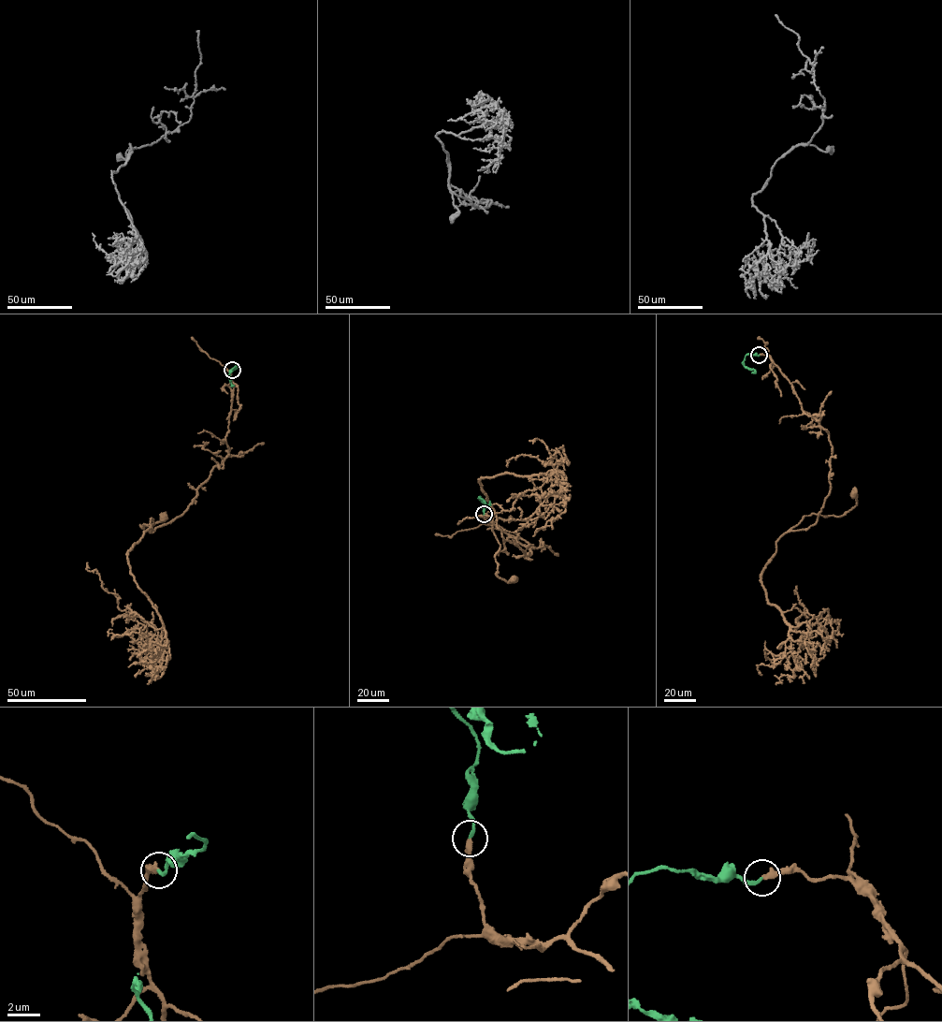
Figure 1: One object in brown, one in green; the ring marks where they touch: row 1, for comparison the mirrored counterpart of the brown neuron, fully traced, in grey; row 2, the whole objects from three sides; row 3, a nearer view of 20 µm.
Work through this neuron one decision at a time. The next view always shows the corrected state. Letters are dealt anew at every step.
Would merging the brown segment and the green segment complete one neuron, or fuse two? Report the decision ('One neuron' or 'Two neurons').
One neuron

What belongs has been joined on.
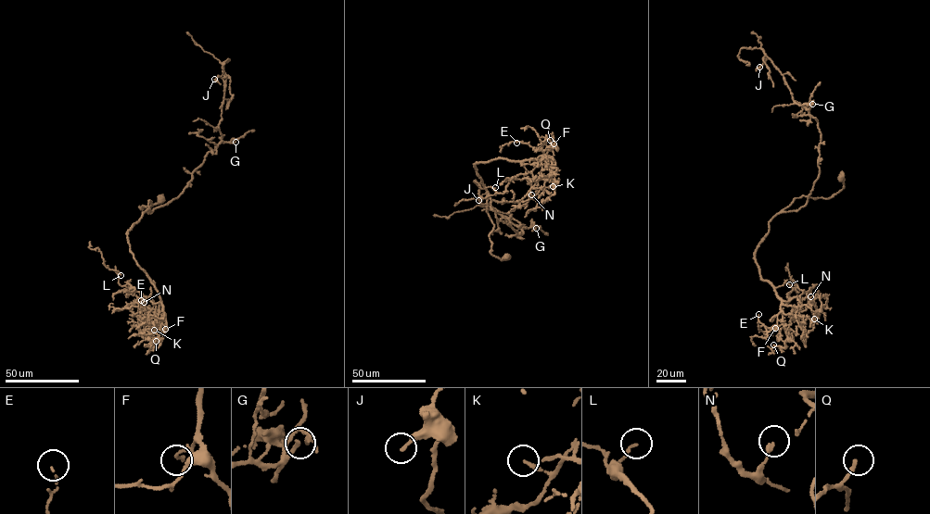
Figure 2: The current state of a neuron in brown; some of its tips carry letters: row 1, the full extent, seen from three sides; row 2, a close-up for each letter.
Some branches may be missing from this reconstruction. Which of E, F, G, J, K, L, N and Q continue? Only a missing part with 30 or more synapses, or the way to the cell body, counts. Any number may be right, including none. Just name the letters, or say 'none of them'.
G

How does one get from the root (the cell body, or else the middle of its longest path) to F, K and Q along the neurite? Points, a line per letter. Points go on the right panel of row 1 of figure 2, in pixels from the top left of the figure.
F: (842, 177), (843, 188), (831, 197), (796, 197), (772, 218), (756, 250), (761, 278), (781, 300), (775, 328)
K: (842, 177), (843, 188), (831, 197), (796, 197), (772, 218), (755, 253), (783, 314), (814, 319)
Q: (842, 177), (831, 197), (796, 197), (772, 218), (756, 250), (761, 278), (781, 300), (785, 346), (773, 344)

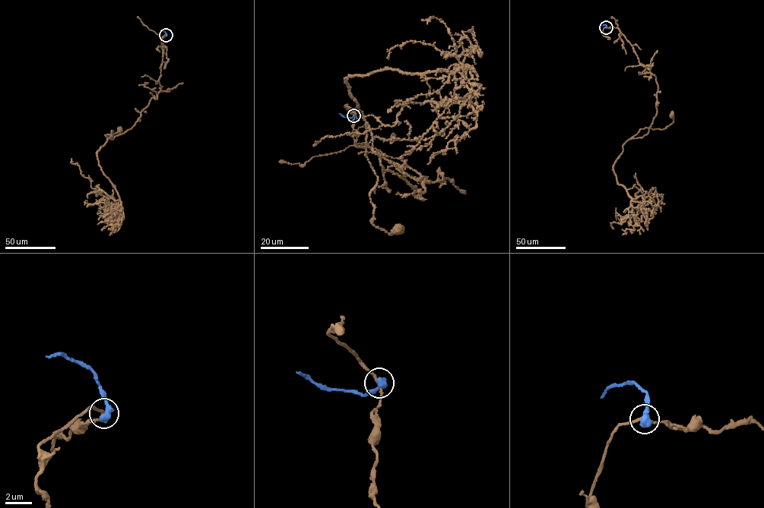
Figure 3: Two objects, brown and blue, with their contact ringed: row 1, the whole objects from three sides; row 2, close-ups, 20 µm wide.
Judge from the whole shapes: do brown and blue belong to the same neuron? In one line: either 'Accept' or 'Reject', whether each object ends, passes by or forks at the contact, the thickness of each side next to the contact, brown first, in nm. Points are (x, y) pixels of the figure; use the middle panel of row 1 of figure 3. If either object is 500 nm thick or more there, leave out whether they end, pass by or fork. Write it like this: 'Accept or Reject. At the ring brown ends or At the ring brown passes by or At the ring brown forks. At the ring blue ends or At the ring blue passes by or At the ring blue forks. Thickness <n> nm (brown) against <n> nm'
Reject. Thickness 180 nm (brown) against 650 nm

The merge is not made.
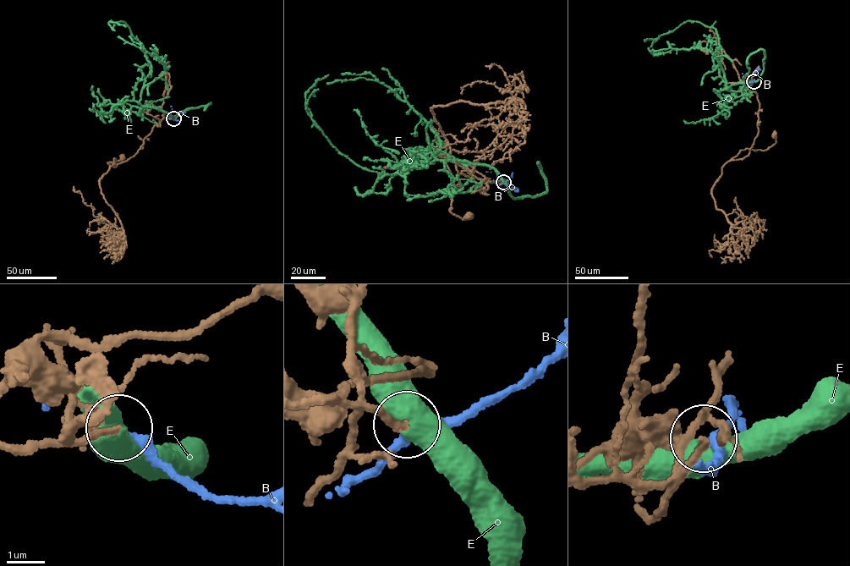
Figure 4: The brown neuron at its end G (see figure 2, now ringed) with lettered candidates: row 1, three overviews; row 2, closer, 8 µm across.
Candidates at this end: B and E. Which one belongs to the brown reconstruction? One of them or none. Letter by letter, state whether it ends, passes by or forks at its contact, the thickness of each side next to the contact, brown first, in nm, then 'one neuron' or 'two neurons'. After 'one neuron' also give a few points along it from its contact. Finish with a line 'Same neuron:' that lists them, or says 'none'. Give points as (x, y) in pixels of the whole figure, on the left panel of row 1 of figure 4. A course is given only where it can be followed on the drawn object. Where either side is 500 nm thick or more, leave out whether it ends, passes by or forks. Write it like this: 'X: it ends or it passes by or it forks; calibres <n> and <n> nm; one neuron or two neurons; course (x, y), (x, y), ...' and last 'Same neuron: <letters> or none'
B: it passes by; calibres 180 and 240 nm; two neurons
E: calibres 220 and 550 nm; two neurons
Same neuron: none

